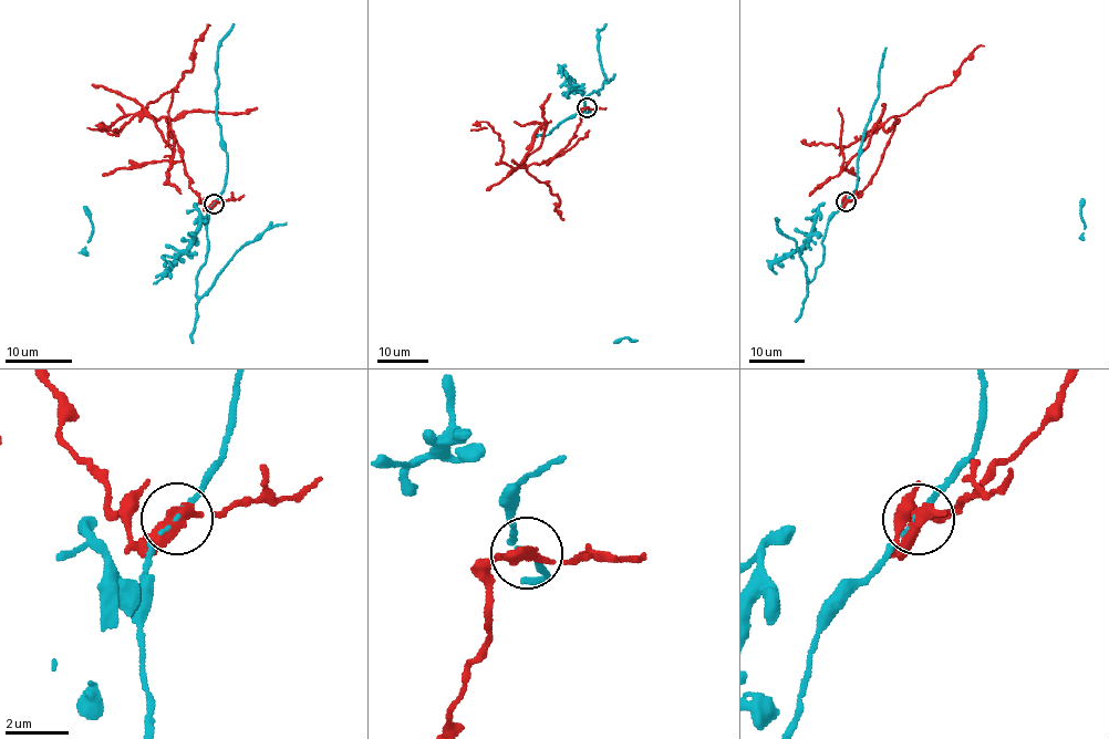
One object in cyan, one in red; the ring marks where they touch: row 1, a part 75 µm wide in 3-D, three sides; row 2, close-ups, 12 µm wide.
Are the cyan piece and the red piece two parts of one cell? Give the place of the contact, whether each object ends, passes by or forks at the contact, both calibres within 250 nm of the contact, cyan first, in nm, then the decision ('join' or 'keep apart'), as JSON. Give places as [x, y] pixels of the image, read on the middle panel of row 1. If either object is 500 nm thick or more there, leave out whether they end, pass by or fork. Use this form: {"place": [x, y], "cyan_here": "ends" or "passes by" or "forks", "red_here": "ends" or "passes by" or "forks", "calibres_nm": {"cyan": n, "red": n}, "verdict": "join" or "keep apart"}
{"place": [587, 107], "calibres_nm": {"cyan": 30, "red": 550}, "verdict": "keep apart"}

